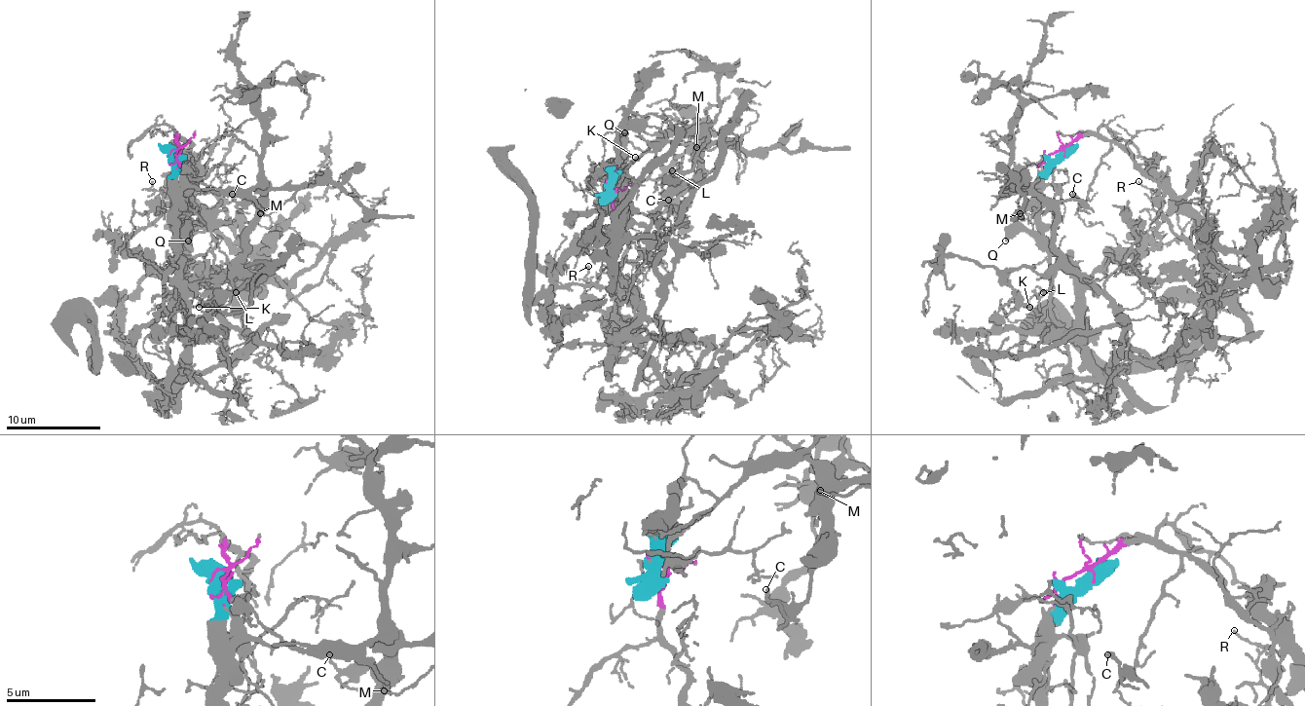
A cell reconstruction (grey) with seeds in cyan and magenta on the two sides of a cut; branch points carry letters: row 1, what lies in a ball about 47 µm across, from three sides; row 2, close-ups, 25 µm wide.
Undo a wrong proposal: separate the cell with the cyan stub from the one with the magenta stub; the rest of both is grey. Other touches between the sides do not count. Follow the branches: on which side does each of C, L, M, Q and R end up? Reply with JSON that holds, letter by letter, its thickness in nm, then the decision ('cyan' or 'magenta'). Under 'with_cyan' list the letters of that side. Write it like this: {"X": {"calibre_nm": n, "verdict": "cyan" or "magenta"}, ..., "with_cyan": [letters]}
{"C": {"calibre_nm": 130, "verdict": "magenta"}, "L": {"calibre_nm": 170, "verdict": "magenta"}, "M": {"calibre_nm": 130, "verdict": "magenta"}, "Q": {"calibre_nm": 440, "verdict": "cyan"}, "R": {"calibre_nm": 130, "verdict": "magenta"}, "with_cyan": ["Q"]}

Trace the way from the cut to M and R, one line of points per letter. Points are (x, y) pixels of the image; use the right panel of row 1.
M: (1062, 151), (1055, 151), (1038, 167), (1038, 184), (1033, 189), (1012, 191), (1005, 187), (1017, 191), (1019, 212)
R: (1062, 151), (1088, 134), (1099, 134), (1159, 187), (1159, 210), (1152, 205), (1157, 189), (1137, 182)

